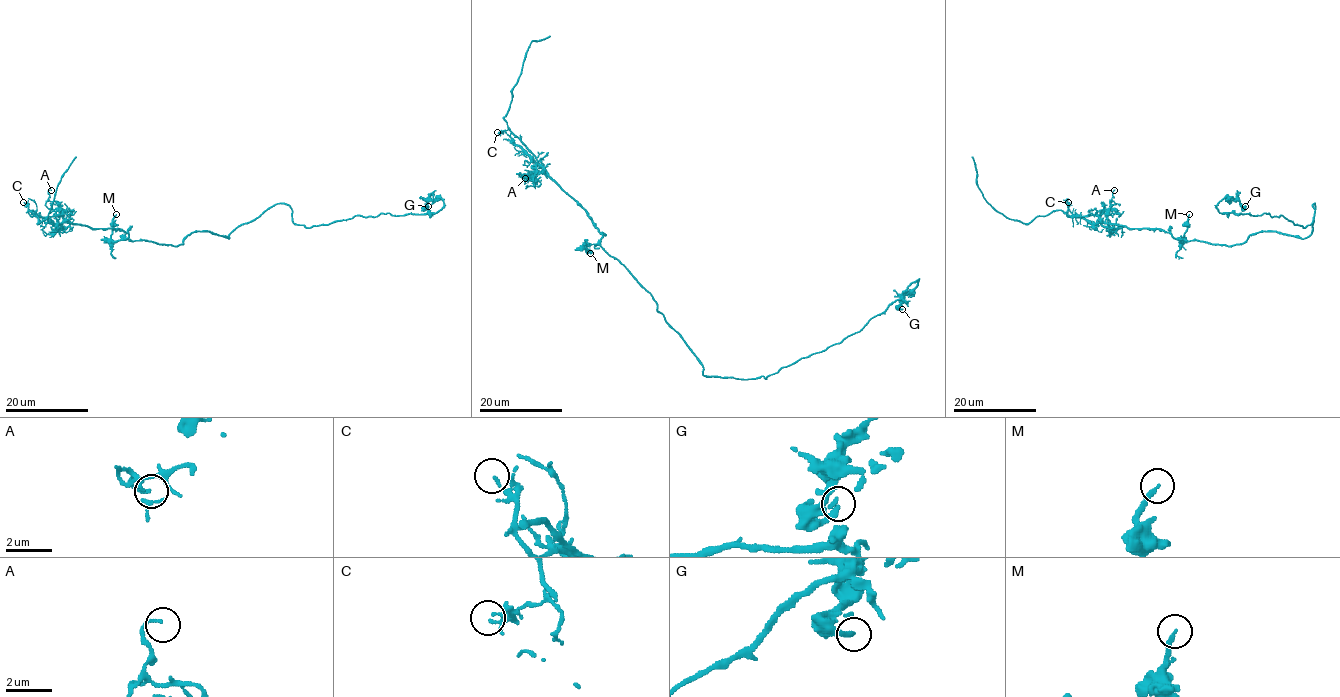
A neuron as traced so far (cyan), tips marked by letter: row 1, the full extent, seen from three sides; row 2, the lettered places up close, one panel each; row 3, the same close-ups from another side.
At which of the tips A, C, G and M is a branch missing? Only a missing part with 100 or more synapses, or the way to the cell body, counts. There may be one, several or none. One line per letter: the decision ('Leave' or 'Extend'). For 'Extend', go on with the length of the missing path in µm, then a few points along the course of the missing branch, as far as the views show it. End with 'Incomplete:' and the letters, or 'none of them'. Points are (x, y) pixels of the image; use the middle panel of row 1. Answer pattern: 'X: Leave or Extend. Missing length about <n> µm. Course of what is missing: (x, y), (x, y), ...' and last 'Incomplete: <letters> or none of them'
A: Leave
C: Leave
G: Leave
M: Leave
Incomplete: none of them

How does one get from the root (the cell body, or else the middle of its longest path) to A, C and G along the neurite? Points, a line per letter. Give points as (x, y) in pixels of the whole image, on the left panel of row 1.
A: (188, 235), (179, 245), (157, 244), (129, 240), (119, 229), (73, 225), (59, 203), (48, 199), (51, 190)
C: (188, 235), (179, 245), (129, 240), (126, 238), (128, 235), (119, 229), (92, 229), (32, 216), (23, 202)
G: (188, 235), (228, 238), (277, 204), (306, 227), (436, 213), (443, 201), (428, 206)

